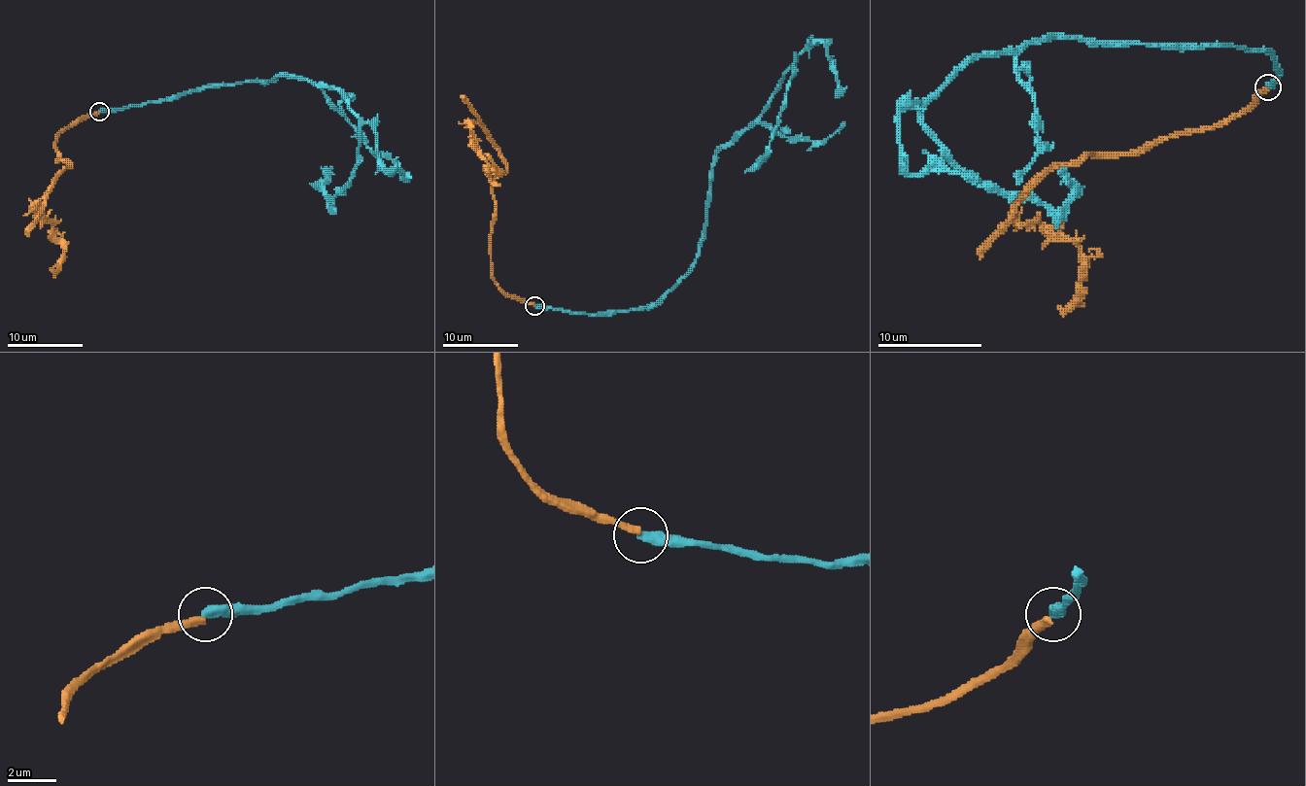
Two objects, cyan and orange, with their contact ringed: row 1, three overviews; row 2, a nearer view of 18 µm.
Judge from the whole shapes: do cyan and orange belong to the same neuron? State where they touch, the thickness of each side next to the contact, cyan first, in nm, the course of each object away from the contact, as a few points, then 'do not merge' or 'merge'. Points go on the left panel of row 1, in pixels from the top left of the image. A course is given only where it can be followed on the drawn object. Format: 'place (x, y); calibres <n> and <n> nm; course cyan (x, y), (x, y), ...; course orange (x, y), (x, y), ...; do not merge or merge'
place (99, 112); calibres 440 and 300 nm; course cyan (98, 112), (294, 74), (332, 85), (359, 119), (359, 162), (332, 200), (325, 189), (332, 166); course orange (98, 112), (78, 118), (57, 136), (57, 159), (70, 166), (37, 208), (63, 246), (63, 260), (50, 270); do not merge

